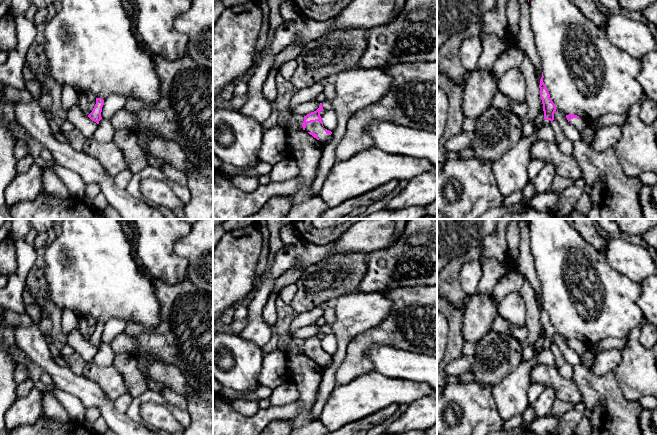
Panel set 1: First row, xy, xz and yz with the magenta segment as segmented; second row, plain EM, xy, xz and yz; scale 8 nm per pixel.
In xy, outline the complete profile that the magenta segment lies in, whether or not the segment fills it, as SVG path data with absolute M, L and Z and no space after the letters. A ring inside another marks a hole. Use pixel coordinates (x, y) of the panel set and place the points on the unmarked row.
M96 322L96 328L88 341L98 348L98 352L95 354L92 363L101 367L109 367L113 365L115 353L109 345L101 341L103 329L104 324L102 322Z

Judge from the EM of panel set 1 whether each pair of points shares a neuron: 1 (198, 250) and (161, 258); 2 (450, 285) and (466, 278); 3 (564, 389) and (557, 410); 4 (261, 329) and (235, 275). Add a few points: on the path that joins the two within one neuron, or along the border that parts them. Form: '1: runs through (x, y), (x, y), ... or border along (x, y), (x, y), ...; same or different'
1: border along (187, 232), (174, 244), (188, 262), (187, 276); different
2: border along (470, 260), (458, 274), (458, 283), (467, 296); different
3: border along (557, 398), (563, 401), (570, 401), (578, 407); different
4: border along (256, 286), (249, 299); different

